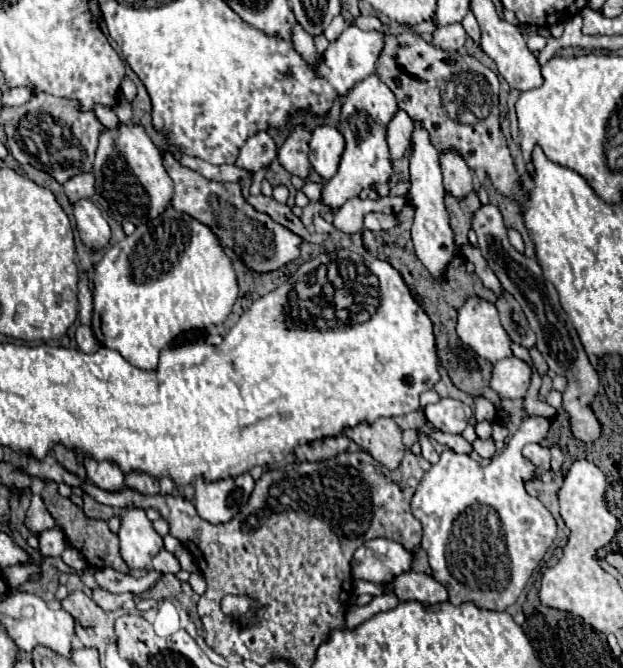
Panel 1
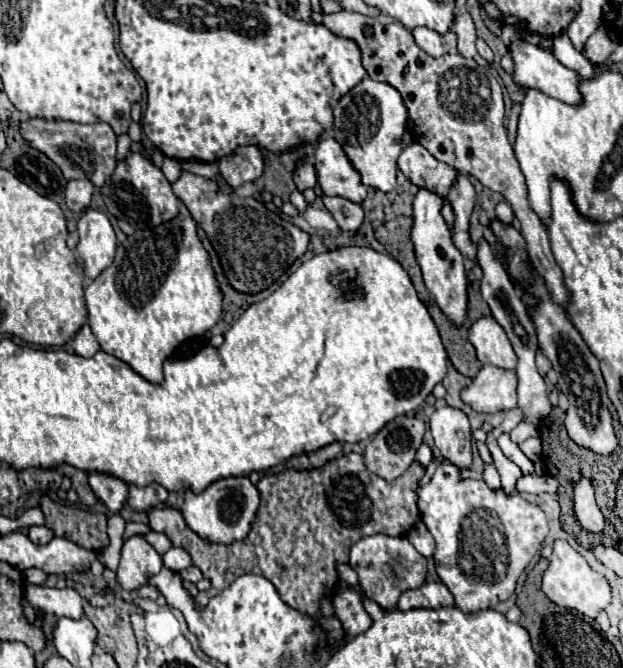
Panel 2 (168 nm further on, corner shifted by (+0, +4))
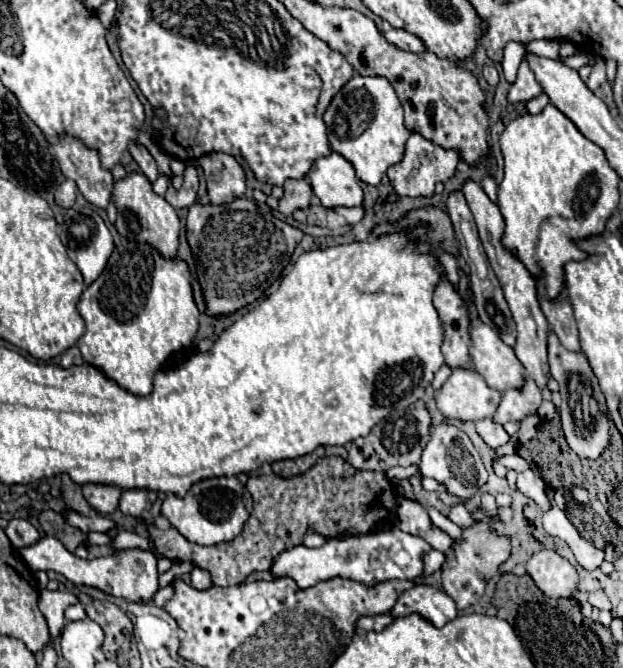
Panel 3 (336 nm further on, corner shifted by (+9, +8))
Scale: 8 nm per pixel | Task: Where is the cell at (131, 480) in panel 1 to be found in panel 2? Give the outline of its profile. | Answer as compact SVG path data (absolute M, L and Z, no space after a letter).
M152 483L146 487L136 487L130 485L130 497L128 497L128 505L134 511L148 511L154 507L164 507L164 499L166 499L168 491L162 489L160 485Z

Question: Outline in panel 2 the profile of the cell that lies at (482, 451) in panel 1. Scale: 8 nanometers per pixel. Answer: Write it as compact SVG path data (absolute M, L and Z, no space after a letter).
M486 465L486 471L484 471L484 481L486 481L486 485L488 485L490 489L498 491L498 487L500 487L500 475L498 475L498 471L496 471L492 465Z

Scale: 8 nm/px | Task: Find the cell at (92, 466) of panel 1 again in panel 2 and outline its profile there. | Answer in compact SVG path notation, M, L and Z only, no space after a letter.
M90 473L90 487L94 491L94 495L112 511L118 513L122 509L122 505L128 499L128 485L112 475L104 475L104 473Z

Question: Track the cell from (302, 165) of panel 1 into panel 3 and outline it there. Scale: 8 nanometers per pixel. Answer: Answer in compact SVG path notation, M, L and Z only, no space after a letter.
M287 179L283 189L285 189L285 195L279 201L277 208L283 215L291 215L295 209L309 207L309 199L311 199L313 191L305 179Z

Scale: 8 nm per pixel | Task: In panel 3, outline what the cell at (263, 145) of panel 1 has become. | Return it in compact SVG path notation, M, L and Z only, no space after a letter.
M207 153L199 159L207 179L211 203L229 203L233 197L245 195L245 169L233 155Z

